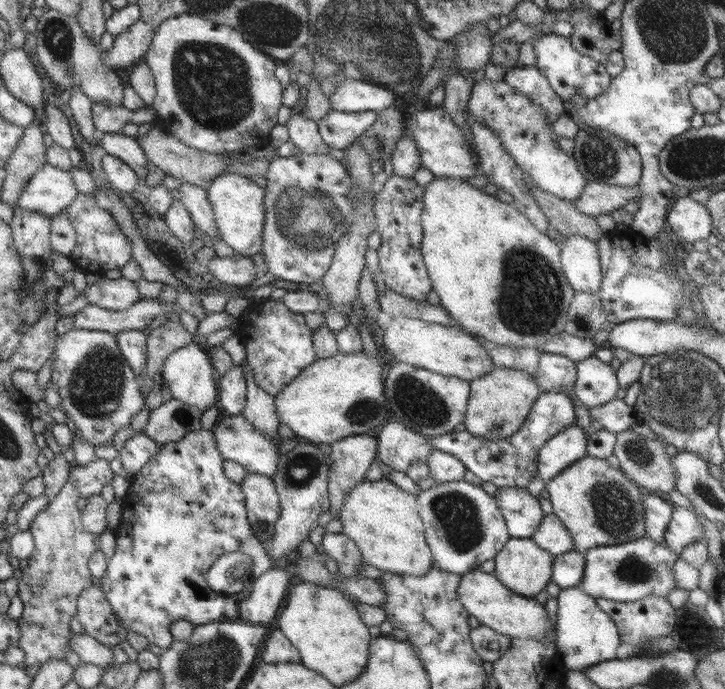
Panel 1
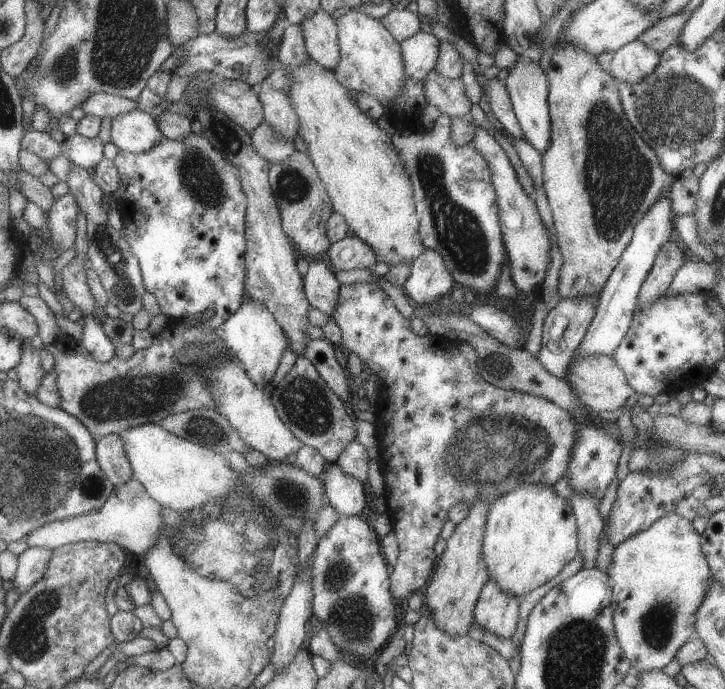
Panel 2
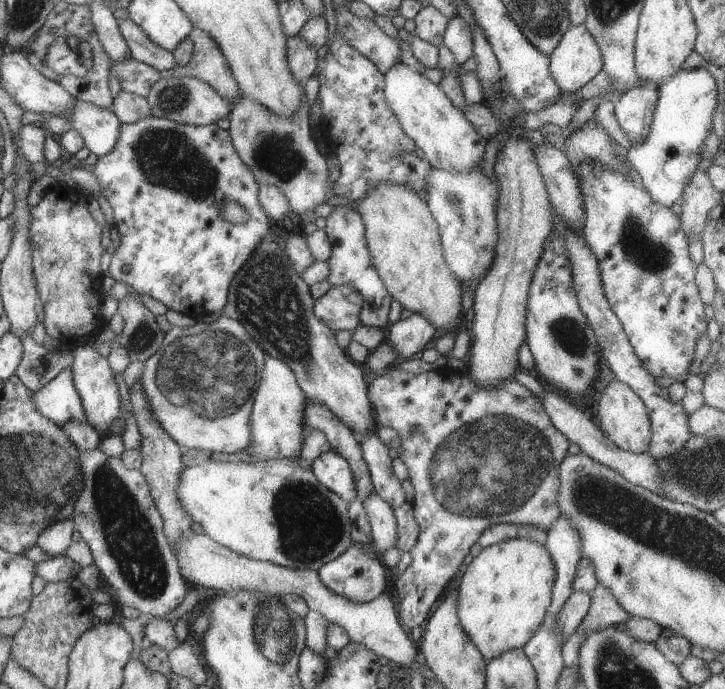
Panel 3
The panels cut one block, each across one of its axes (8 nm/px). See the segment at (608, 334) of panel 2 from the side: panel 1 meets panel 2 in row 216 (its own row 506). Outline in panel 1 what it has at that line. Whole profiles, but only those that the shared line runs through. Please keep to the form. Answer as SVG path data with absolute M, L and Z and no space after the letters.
M642 494L644 505L645 535L659 543L664 543L664 533L672 521L675 505L661 494Z

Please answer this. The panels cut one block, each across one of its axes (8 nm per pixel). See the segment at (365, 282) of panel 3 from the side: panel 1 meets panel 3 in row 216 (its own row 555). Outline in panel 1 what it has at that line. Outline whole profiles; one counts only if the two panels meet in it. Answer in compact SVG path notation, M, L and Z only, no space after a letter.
M325 533L323 536L323 541L321 542L324 552L338 564L339 576L343 578L354 578L356 576L361 576L358 572L360 566L365 564L363 561L362 553L358 548L358 545L351 539L348 538L344 533Z

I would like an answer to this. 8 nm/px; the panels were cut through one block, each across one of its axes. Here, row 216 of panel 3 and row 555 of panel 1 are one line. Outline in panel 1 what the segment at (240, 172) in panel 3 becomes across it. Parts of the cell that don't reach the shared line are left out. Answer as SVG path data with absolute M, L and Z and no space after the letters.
M211 430L190 432L182 440L162 446L158 454L131 476L133 481L123 498L124 514L116 530L115 555L108 559L100 588L105 592L123 626L145 636L161 650L168 649L173 644L174 638L169 628L175 620L188 620L193 625L200 625L239 619L239 602L251 595L253 585L248 584L239 593L219 593L212 590L206 575L220 556L240 551L250 555L253 560L252 581L274 566L266 544L250 530L242 487L224 474L224 461Z

